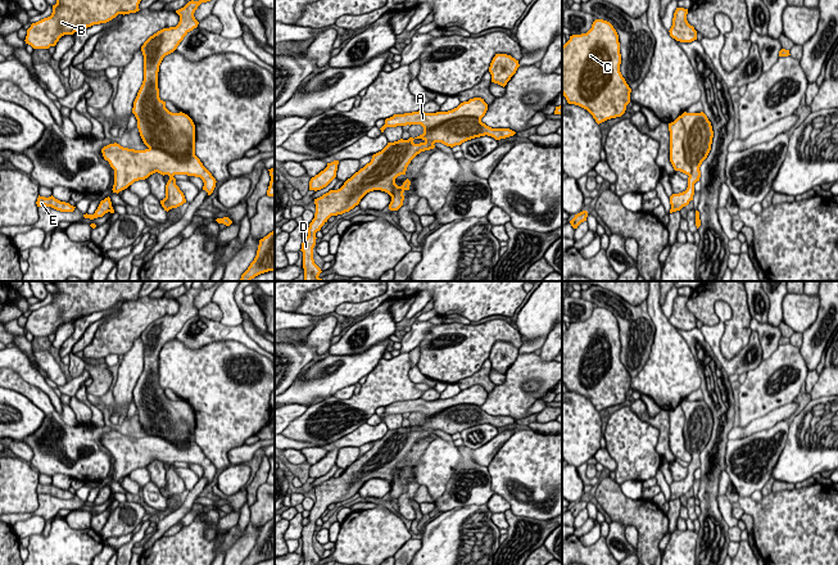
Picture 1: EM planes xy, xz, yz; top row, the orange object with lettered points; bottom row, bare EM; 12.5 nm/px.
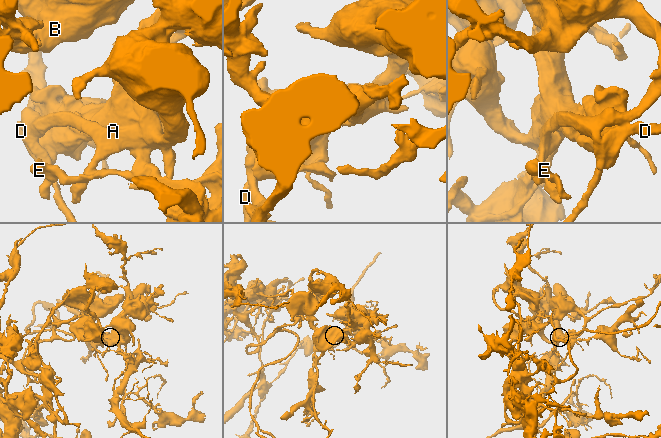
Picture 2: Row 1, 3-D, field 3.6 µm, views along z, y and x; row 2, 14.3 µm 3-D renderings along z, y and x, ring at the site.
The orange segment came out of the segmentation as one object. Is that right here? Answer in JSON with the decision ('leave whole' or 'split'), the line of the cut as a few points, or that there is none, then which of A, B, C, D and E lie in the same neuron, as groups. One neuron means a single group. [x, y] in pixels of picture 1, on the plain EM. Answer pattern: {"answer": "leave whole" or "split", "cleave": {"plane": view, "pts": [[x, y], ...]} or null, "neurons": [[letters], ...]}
{"answer": "leave whole", "cleave": null, "neurons": [["A", "B", "C", "D", "E"]]}

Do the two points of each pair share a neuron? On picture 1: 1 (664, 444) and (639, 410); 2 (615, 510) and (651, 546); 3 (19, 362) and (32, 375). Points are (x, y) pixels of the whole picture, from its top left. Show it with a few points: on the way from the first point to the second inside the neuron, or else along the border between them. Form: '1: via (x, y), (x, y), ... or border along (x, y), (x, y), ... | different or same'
1: via (664, 434), (664, 429), (655, 420), (649, 419) | same
2: via (626, 511), (648, 534) | same
3: via (22, 365), (30, 373) | same

